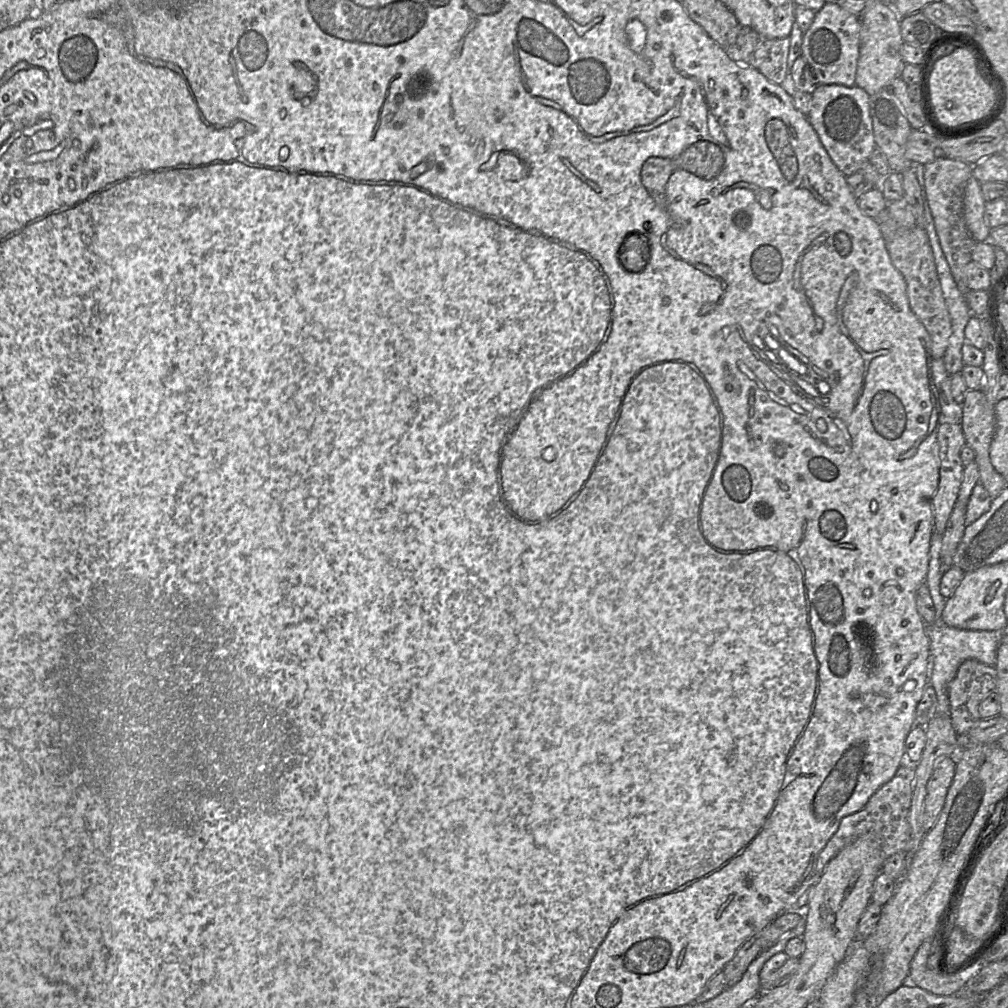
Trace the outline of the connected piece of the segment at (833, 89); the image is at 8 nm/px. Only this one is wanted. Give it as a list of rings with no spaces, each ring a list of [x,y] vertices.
[[[818,85],[811,94],[808,121],[816,131],[823,147],[835,166],[845,176],[858,172],[869,162],[876,149],[869,108],[869,95],[856,85]]]

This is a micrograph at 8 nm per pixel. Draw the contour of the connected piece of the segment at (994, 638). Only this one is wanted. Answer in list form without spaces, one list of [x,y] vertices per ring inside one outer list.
[[[936,613],[935,622],[926,624],[926,634],[929,637],[929,649],[933,658],[929,684],[936,691],[937,715],[950,715],[948,687],[956,676],[959,666],[967,659],[975,659],[995,666],[997,649],[1000,645],[1000,631],[963,630],[949,627],[942,620],[942,613]]]

